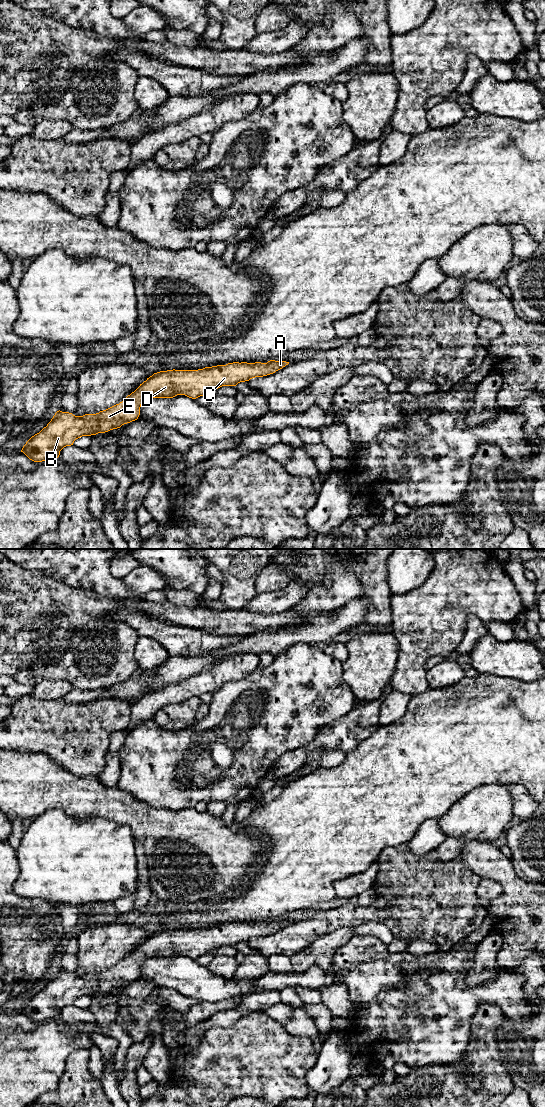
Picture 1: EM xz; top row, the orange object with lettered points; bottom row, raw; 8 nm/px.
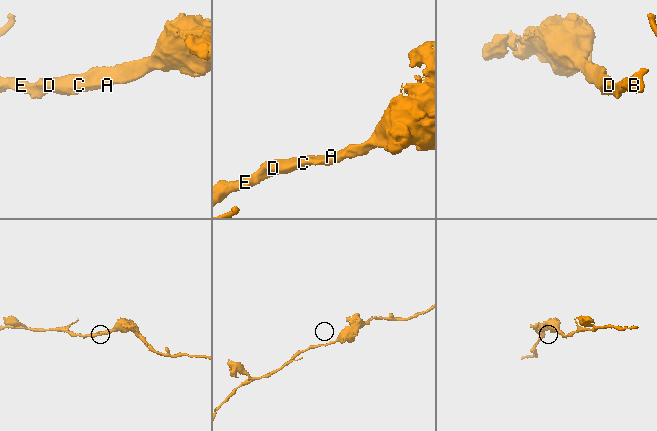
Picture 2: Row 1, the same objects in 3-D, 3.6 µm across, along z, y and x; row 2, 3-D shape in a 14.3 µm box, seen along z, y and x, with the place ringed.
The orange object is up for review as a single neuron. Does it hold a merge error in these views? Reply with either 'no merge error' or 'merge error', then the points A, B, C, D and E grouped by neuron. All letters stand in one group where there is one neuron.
no merge error; groups A B C D E

